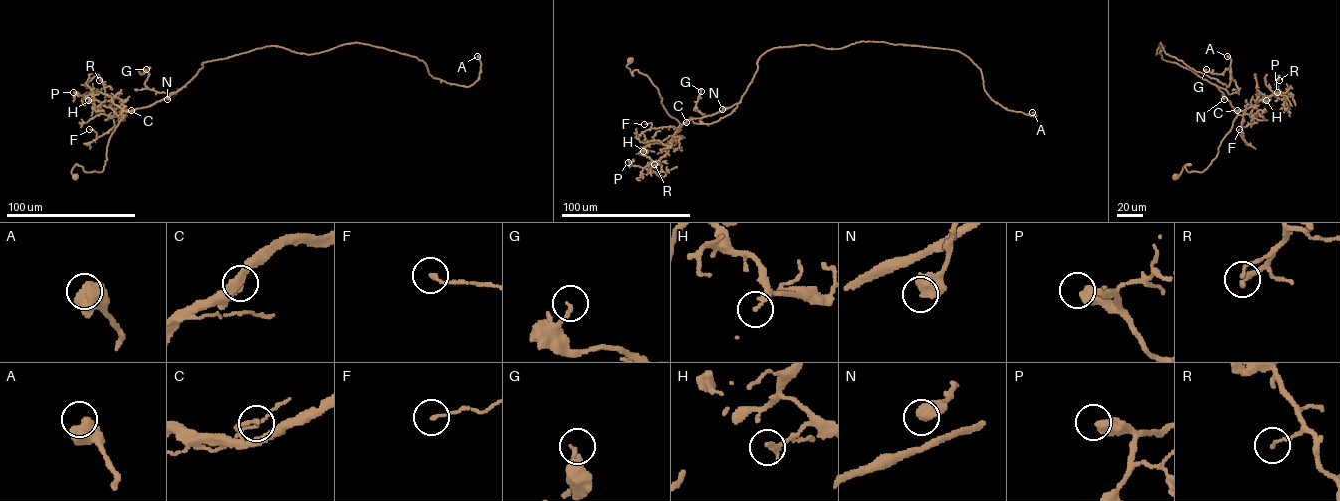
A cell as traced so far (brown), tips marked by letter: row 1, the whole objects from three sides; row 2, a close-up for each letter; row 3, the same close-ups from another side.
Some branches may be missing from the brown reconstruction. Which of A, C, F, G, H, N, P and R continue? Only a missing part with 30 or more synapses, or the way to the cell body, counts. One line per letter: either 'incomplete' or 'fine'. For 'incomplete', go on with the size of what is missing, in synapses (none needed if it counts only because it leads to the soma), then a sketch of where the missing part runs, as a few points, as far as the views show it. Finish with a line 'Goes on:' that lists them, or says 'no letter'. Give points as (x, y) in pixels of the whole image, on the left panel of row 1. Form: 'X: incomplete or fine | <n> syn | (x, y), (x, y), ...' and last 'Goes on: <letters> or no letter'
A: fine
C: fine
F: fine
G: fine
H: fine
N: fine
P: fine
R: fine
Goes on: no letter

